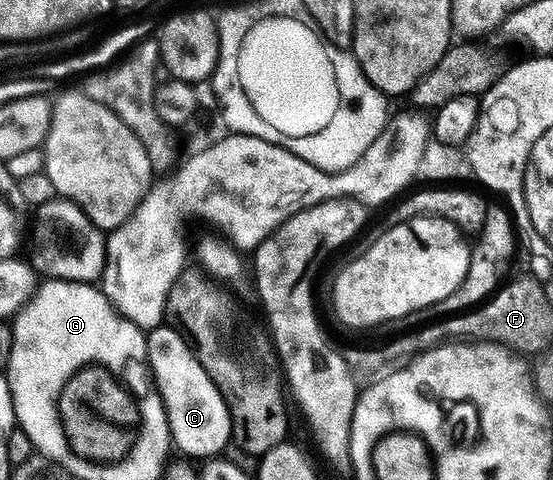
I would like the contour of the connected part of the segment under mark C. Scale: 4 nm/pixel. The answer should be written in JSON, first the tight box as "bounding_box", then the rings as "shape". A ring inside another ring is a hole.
{"bounding_box":[146,324,232,460],"shape":[[[161,324],[155,326],[146,334],[148,340],[148,368],[152,371],[152,380],[156,384],[156,391],[160,394],[162,404],[166,408],[168,417],[168,427],[172,433],[172,445],[178,451],[181,450],[189,459],[211,460],[217,456],[223,455],[227,446],[232,442],[232,417],[228,411],[226,400],[222,400],[222,392],[206,376],[206,368],[198,364],[192,349],[188,347],[187,340],[177,332],[173,326]]]}

